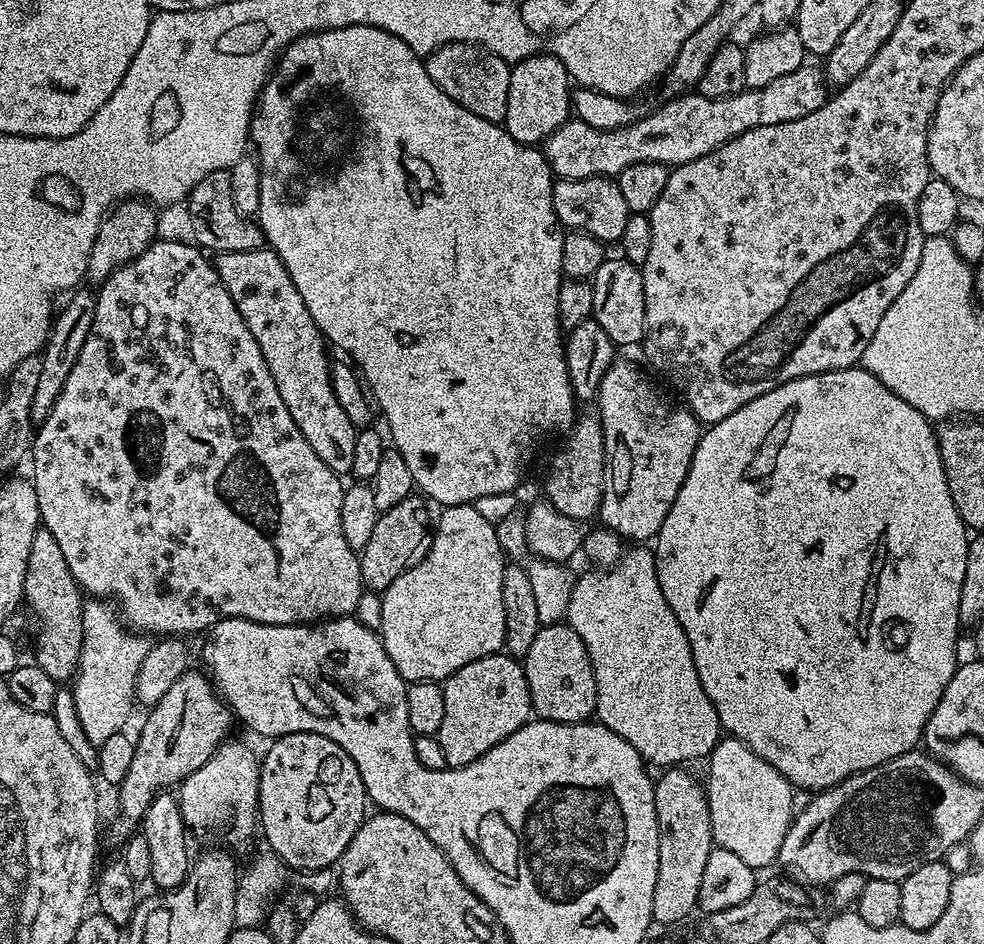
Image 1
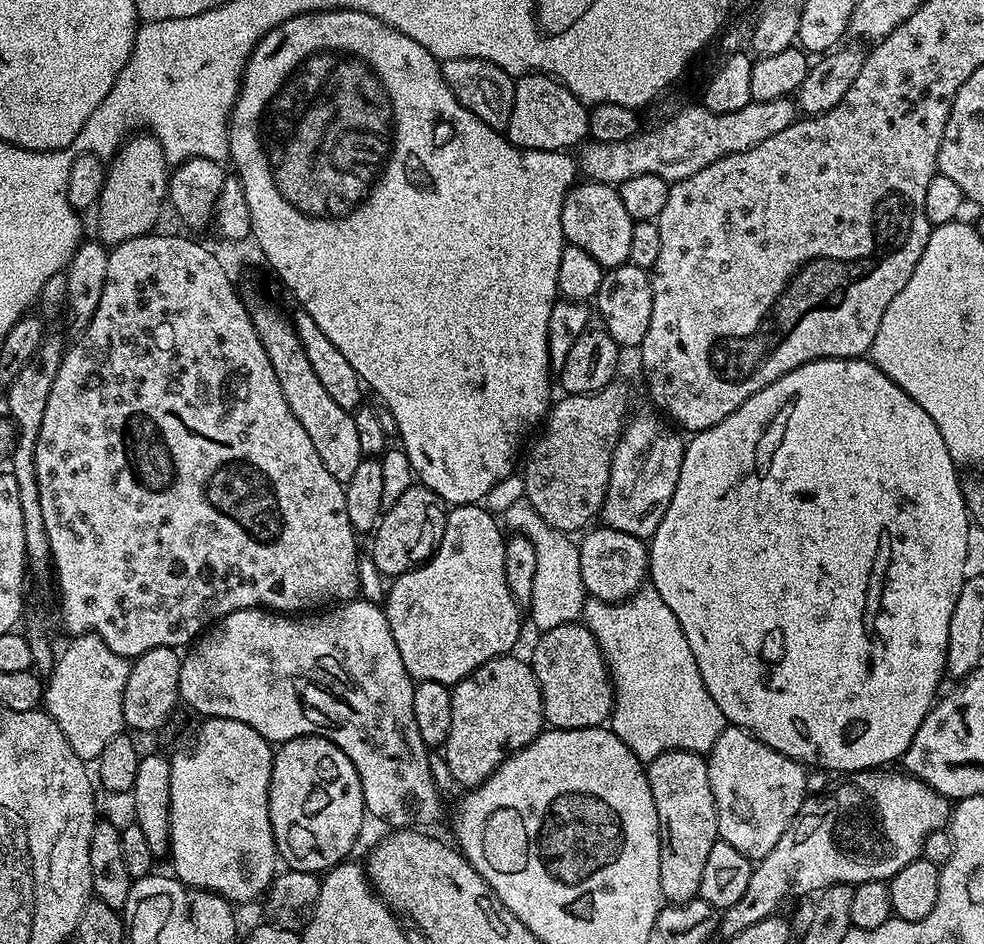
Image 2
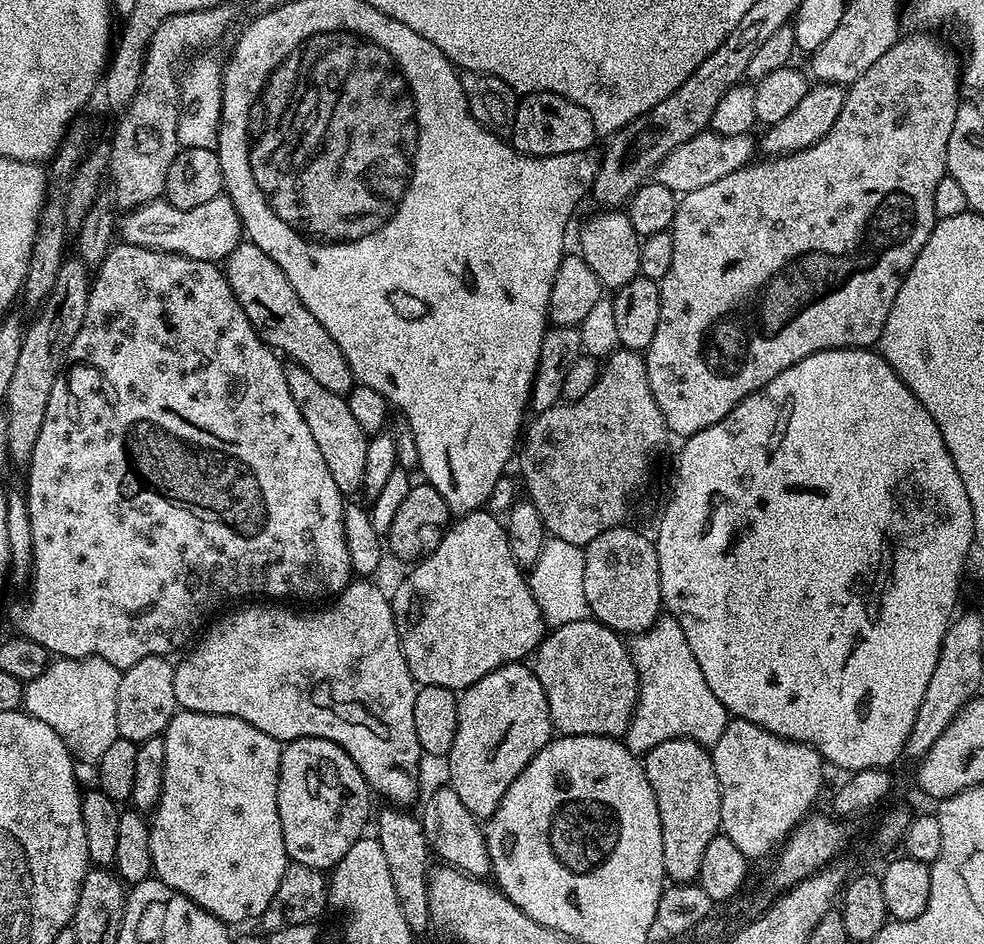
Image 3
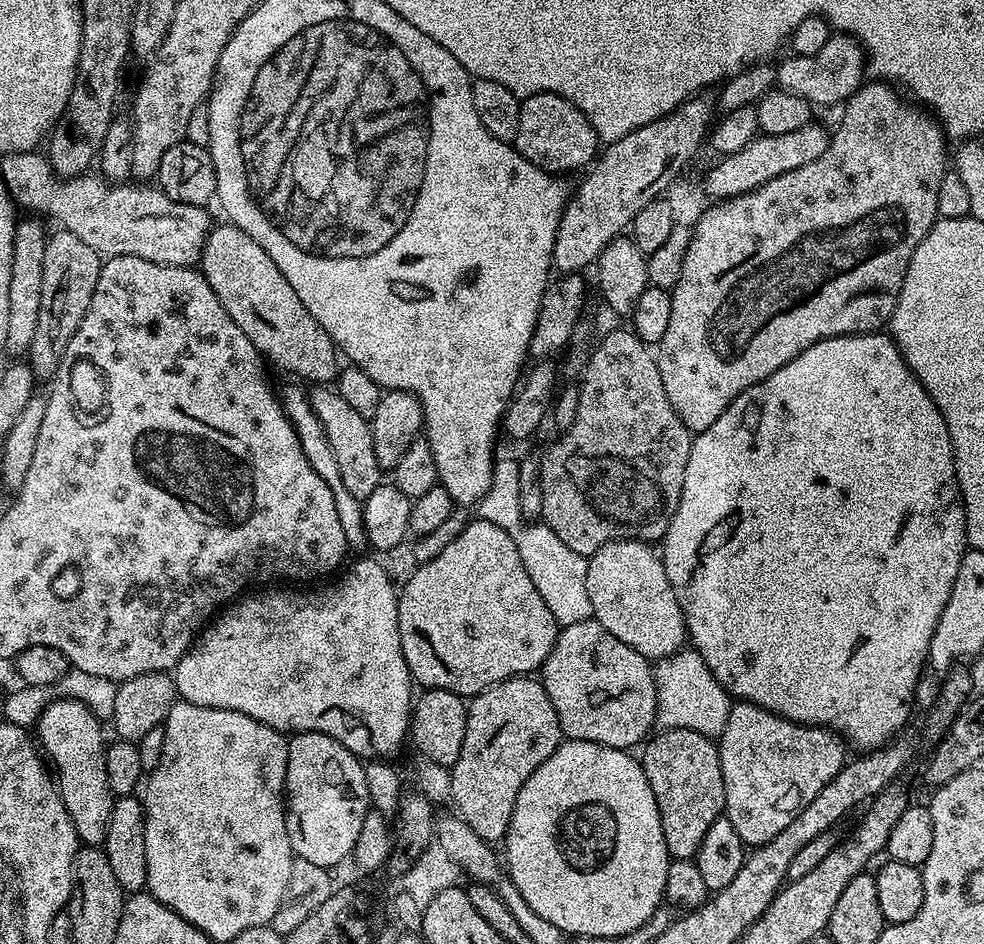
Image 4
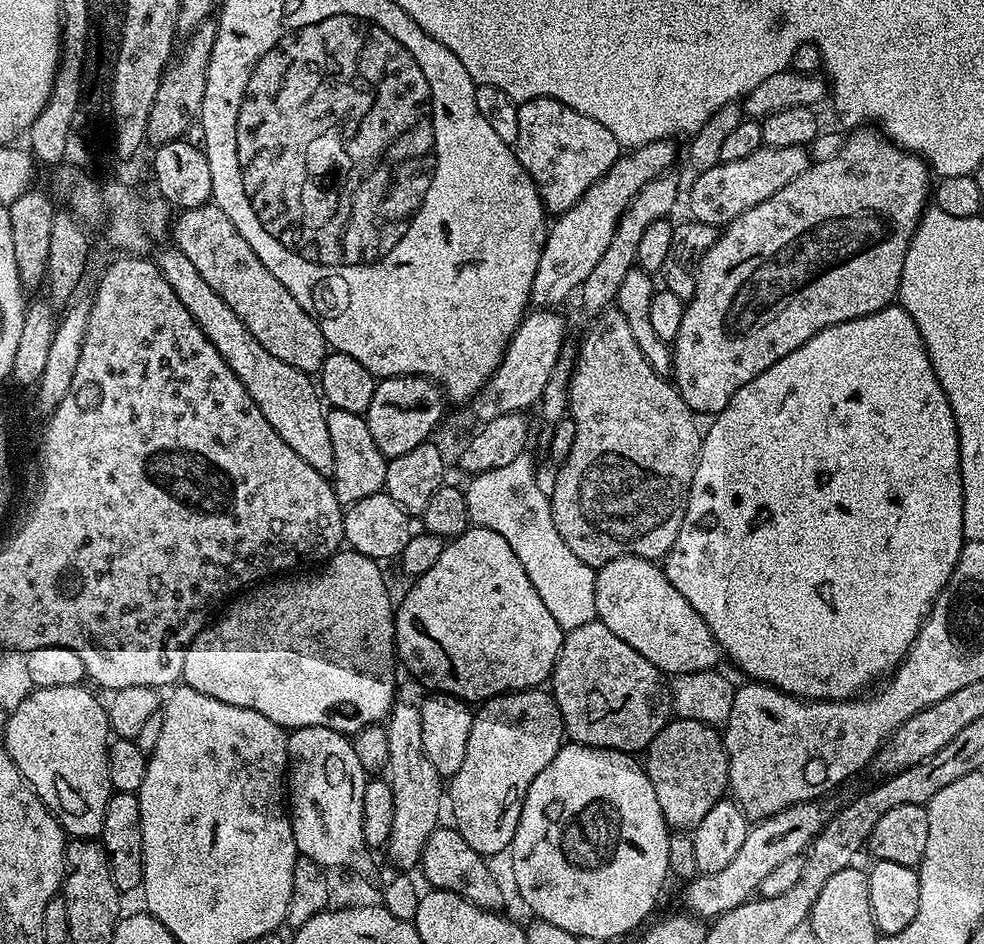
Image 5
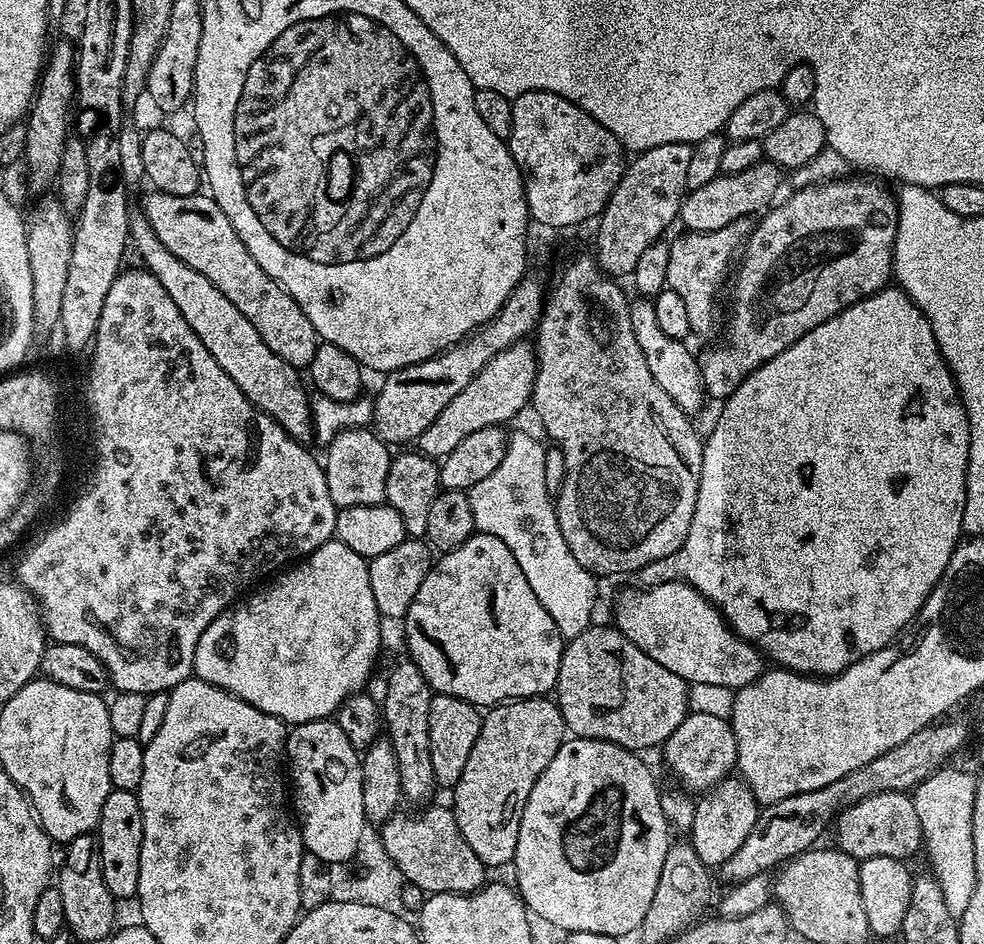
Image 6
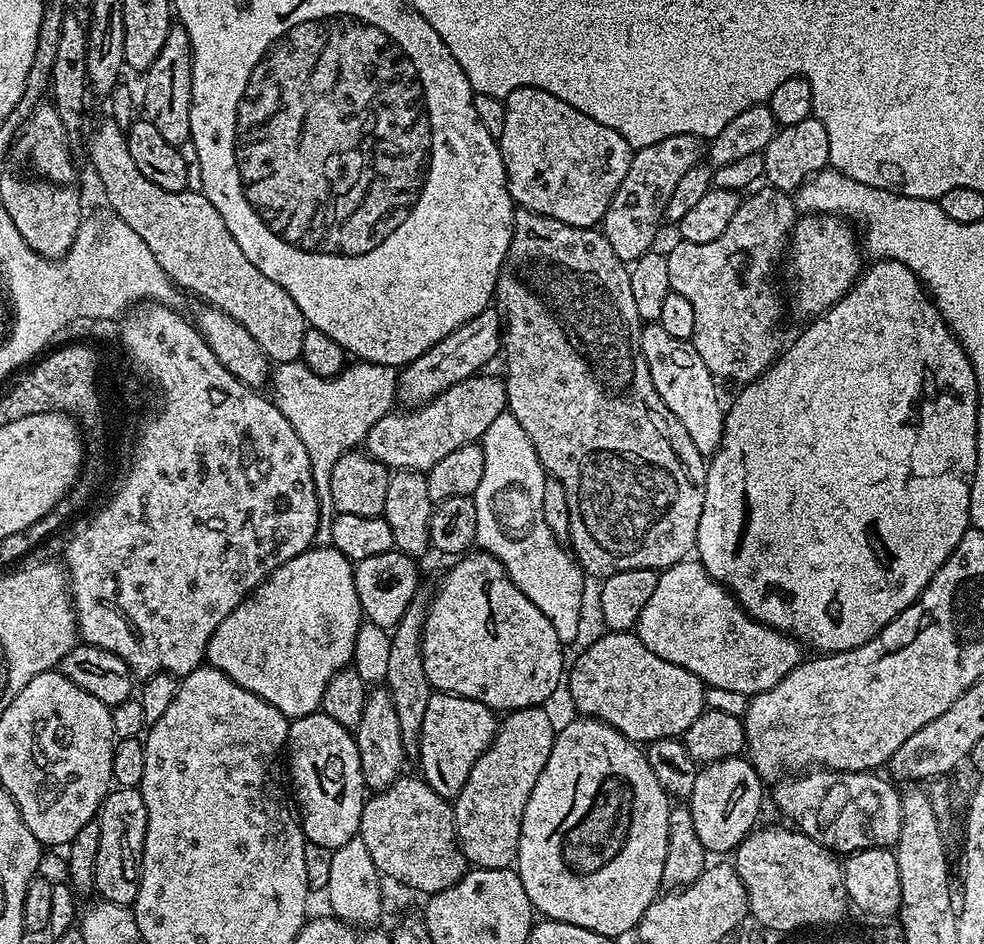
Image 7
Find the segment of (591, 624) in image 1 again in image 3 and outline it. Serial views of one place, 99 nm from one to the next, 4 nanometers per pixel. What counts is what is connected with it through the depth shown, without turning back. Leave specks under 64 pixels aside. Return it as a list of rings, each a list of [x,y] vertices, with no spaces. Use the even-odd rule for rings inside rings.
[[[664,614],[633,640],[636,641],[631,641],[630,651],[640,693],[630,726],[622,737],[625,746],[642,758],[670,738],[686,738],[705,746],[716,744],[722,738],[722,730],[726,730],[730,714],[718,702],[714,690],[710,690],[698,658],[694,658],[694,650],[690,650],[690,642],[682,634],[682,626]]]

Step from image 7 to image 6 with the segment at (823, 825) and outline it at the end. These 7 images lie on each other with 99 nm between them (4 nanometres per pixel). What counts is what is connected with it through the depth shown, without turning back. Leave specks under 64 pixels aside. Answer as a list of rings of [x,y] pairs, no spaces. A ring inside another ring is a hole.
[[[883,792],[882,794],[874,794],[870,798],[862,798],[862,802],[858,802],[854,806],[845,808],[843,812],[839,813],[834,820],[834,832],[836,828],[836,840],[834,840],[835,847],[839,848],[841,852],[850,854],[857,862],[865,860],[866,858],[894,858],[895,860],[902,860],[905,862],[911,861],[911,856],[921,851],[924,842],[924,831],[922,830],[922,822],[918,822],[918,810],[914,810],[914,802],[908,792]]]

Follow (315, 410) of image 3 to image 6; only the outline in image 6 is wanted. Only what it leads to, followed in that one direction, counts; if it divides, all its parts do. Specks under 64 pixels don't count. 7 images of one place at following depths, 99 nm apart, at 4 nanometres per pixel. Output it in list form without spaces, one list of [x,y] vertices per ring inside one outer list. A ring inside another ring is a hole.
[[[371,427],[344,428],[326,446],[326,452],[328,452],[328,460],[323,461],[326,486],[330,486],[330,498],[336,509],[385,503],[386,474],[390,470],[393,453],[390,451],[389,445],[385,444]]]

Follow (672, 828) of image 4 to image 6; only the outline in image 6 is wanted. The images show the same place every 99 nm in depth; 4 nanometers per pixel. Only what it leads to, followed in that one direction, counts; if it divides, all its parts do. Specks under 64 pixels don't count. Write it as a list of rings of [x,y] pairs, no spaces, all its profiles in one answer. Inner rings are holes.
[[[689,711],[688,717],[670,734],[670,738],[662,745],[664,760],[668,768],[677,776],[683,787],[696,794],[703,794],[733,775],[736,768],[738,742],[734,738],[731,719],[723,720],[711,714],[698,714]]]

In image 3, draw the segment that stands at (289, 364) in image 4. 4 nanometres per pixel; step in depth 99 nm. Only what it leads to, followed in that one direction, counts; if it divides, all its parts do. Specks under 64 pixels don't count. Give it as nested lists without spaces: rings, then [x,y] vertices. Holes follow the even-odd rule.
[[[242,242],[230,253],[223,269],[234,298],[265,344],[272,345],[285,357],[288,355],[291,363],[302,366],[302,370],[307,370],[321,386],[326,386],[326,390],[347,397],[348,391],[354,387],[354,377],[338,342],[334,342],[334,338],[326,334],[322,322],[306,310],[302,298],[298,298],[286,274],[282,274],[278,262],[251,242]]]

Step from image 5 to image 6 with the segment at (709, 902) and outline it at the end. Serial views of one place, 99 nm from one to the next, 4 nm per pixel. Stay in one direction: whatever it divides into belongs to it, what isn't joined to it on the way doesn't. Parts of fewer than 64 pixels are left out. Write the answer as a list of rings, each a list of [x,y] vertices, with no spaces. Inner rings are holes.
[[[944,718],[927,728],[918,730],[918,734],[910,734],[902,746],[894,746],[894,750],[886,750],[886,754],[878,754],[874,762],[866,762],[866,766],[858,766],[854,774],[846,774],[846,778],[838,778],[838,782],[830,782],[830,786],[822,786],[822,790],[814,790],[806,794],[794,794],[790,798],[782,798],[782,802],[765,804],[761,807],[760,816],[754,822],[754,830],[746,834],[746,842],[730,854],[725,864],[719,865],[718,872],[728,882],[745,880],[771,873],[778,865],[793,859],[817,843],[816,840],[824,831],[829,831],[834,817],[845,808],[862,802],[862,798],[870,798],[883,792],[908,792],[915,790],[926,778],[933,776],[939,768],[945,767],[948,760],[968,740],[968,728],[960,720]]]

